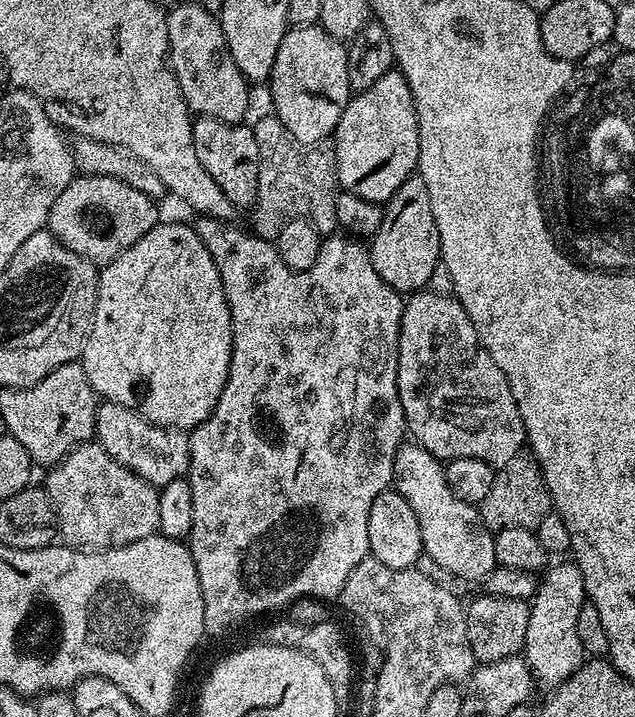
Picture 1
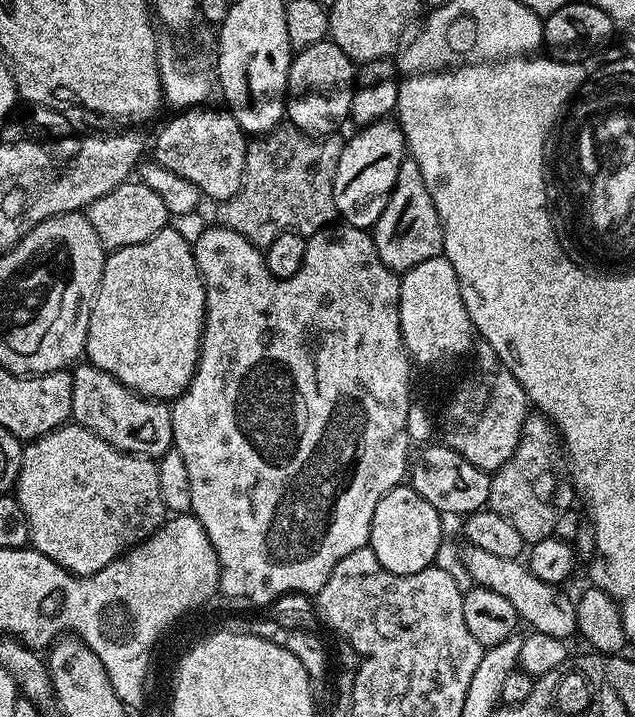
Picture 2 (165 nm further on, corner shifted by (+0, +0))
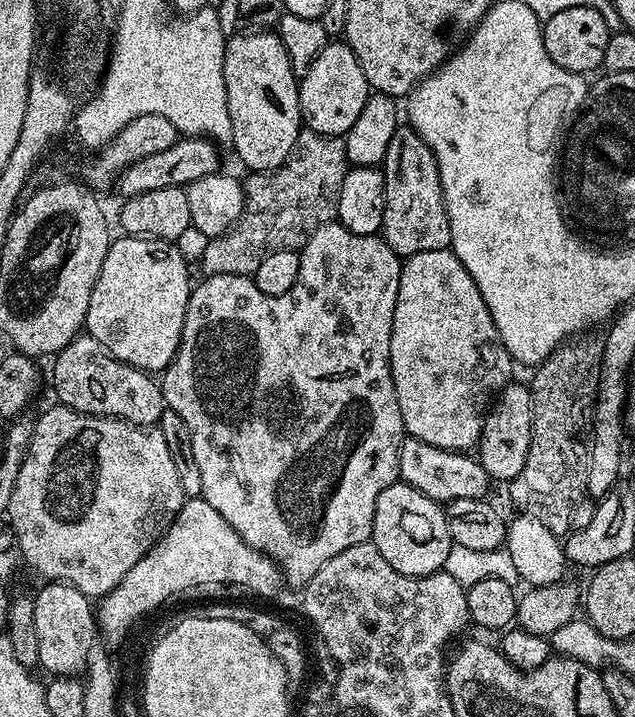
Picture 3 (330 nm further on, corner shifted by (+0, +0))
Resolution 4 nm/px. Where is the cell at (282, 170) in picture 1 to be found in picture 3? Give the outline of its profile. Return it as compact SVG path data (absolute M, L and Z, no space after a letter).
M301 130L281 168L273 172L251 173L247 177L249 180L243 181L244 212L235 226L221 236L209 239L198 261L201 273L204 276L251 276L266 254L274 254L274 250L303 248L314 230L337 219L338 198L349 167L341 137Z

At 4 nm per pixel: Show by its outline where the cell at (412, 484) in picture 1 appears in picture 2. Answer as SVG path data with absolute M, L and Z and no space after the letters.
M471 546L465 547L462 555L464 565L472 578L473 585L494 590L494 594L502 594L510 606L514 606L517 617L524 620L533 632L550 634L554 638L567 641L568 636L575 637L576 630L576 605L573 597L567 596L564 590L550 582L542 582L542 578L534 578L528 569L527 563L510 558L498 558L495 554L486 554L486 550L478 550Z

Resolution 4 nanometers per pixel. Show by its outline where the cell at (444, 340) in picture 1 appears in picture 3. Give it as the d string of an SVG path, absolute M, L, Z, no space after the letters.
M509 382L499 392L484 417L478 459L493 481L512 481L520 473L522 466L526 466L526 450L530 450L530 426L534 418L532 390L527 383L516 383Z

